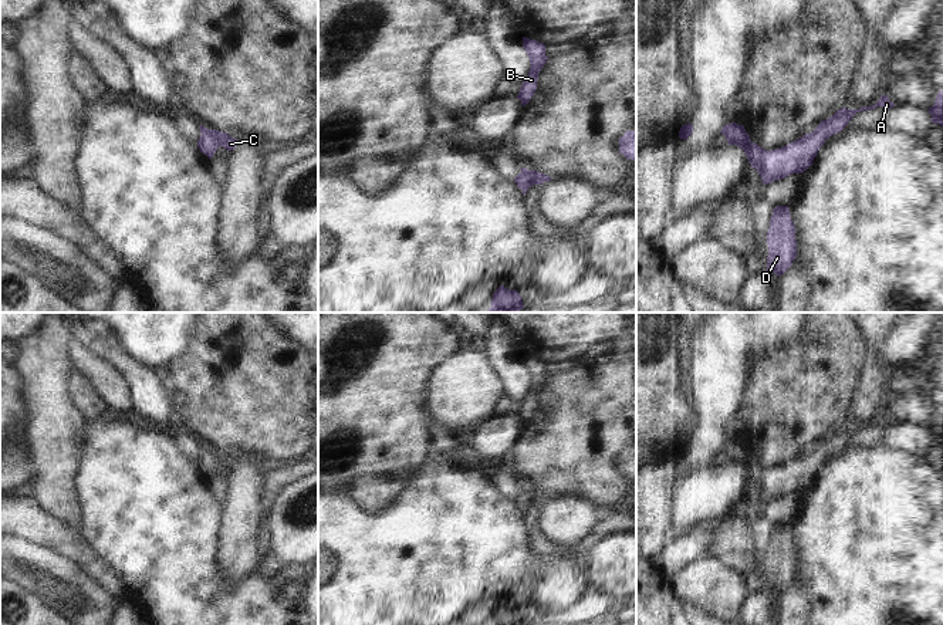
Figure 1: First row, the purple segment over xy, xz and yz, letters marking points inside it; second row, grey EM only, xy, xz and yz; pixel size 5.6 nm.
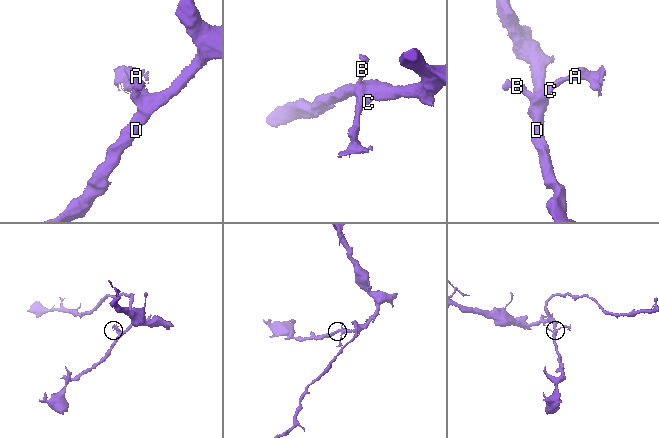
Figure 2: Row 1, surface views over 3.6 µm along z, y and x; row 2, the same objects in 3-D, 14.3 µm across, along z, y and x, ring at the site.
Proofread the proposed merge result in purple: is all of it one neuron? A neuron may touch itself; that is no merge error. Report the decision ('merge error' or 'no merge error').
no merge error

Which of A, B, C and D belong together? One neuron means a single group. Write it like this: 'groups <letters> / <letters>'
groups A B C D

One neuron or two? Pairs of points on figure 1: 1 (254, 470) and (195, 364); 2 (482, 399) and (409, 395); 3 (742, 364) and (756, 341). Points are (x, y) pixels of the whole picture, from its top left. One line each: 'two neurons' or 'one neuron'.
1: two neurons
2: two neurons
3: one neuron

